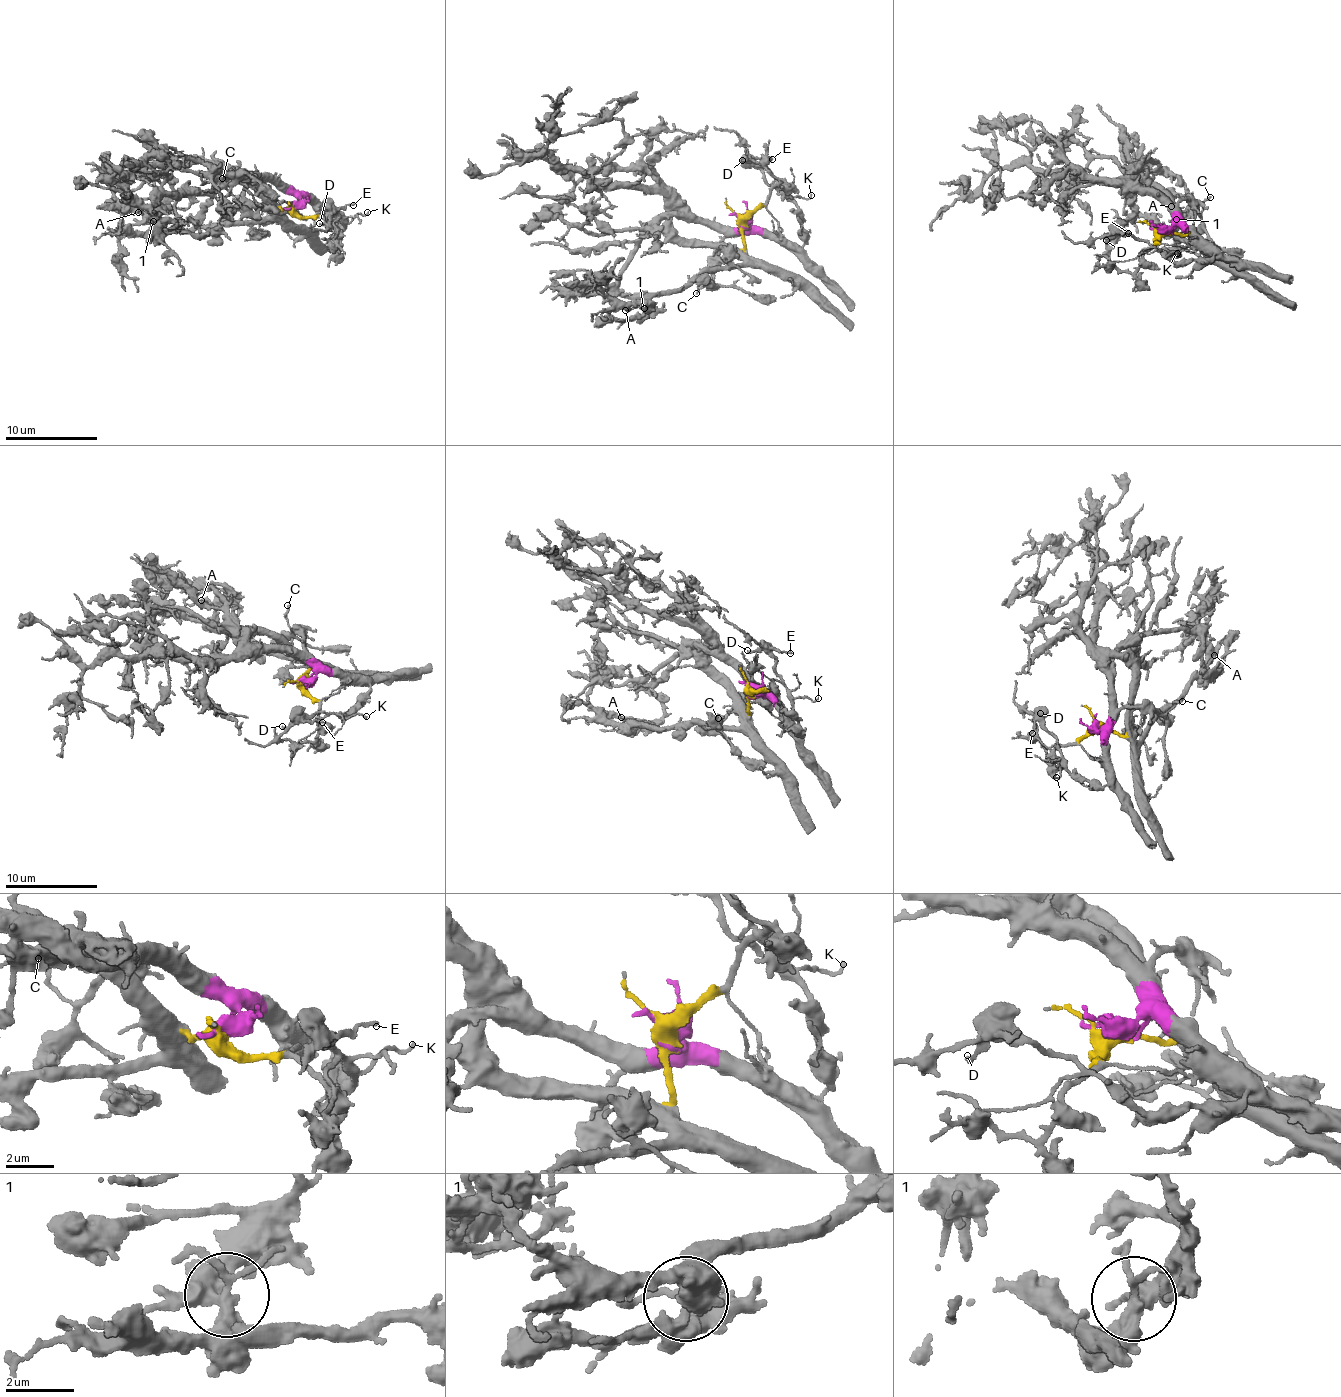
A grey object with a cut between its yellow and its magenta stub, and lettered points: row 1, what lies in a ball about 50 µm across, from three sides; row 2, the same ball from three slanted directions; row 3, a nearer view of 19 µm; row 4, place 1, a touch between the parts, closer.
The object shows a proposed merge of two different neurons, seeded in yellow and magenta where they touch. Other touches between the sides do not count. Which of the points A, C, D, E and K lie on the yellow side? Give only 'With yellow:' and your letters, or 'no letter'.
With yellow: A

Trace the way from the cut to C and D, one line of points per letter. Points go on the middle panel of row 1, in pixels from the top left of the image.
C: (744, 222), (748, 222), (723, 239), (711, 279), (695, 293)
D: (744, 222), (803, 245), (801, 210), (766, 181), (760, 170), (742, 160)

